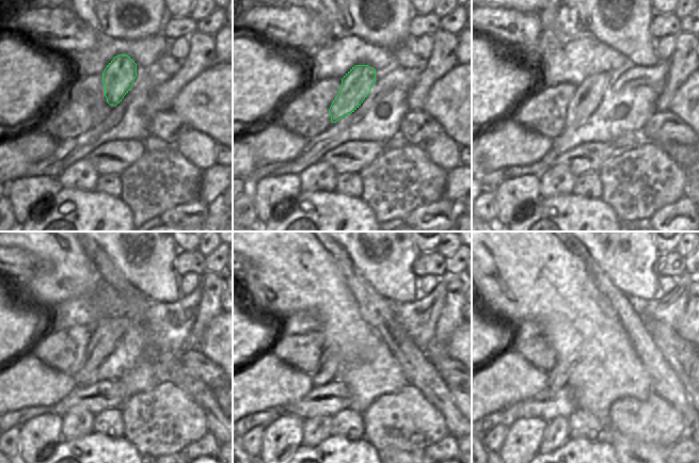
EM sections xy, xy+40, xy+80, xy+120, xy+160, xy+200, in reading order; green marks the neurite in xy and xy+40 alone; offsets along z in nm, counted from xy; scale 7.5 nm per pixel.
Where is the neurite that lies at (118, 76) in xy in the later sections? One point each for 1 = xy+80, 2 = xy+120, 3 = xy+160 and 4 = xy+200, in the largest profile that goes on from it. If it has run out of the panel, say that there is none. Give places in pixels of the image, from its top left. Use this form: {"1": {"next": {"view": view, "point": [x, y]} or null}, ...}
{"1": {"next": {"view": "xy+80", "point": [589, 93]}}, "2": {"next": {"view": "xy+120", "point": [107, 334]}}, "3": {"next": {"view": "xy+160", "point": [327, 370]}}, "4": {"next": {"view": "xy+200", "point": [557, 380]}}}

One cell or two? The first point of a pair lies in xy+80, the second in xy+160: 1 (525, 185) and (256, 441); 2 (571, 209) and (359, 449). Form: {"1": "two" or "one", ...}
{"1": "two", "2": "one"}

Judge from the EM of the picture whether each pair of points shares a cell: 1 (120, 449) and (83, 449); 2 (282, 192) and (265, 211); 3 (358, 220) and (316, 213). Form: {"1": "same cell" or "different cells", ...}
{"1": "same cell", "2": "same cell", "3": "same cell"}

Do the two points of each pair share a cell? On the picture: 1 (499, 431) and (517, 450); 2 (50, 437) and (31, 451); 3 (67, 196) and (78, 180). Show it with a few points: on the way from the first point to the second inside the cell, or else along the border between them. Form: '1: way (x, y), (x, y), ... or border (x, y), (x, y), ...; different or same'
1: border (510, 426), (498, 451); different
2: way (46, 437), (35, 447); same
3: border (62, 186), (82, 190), (95, 189); different

